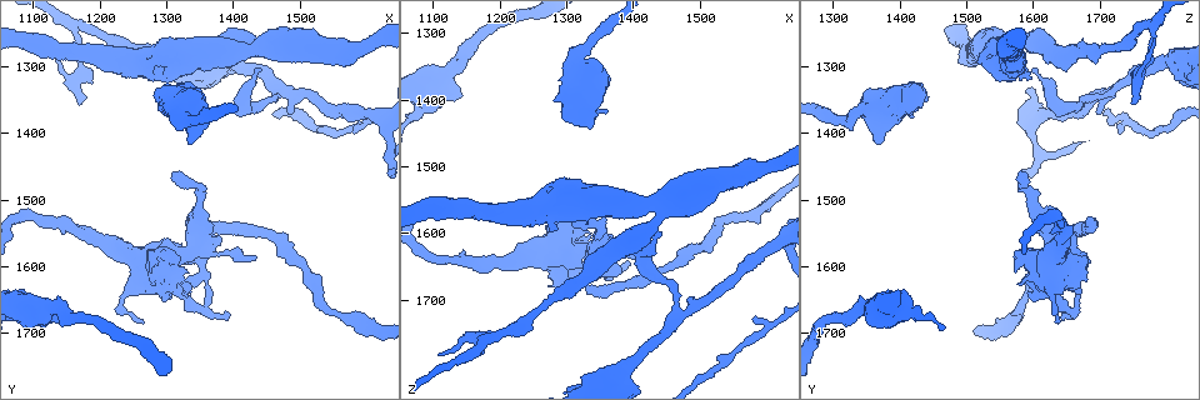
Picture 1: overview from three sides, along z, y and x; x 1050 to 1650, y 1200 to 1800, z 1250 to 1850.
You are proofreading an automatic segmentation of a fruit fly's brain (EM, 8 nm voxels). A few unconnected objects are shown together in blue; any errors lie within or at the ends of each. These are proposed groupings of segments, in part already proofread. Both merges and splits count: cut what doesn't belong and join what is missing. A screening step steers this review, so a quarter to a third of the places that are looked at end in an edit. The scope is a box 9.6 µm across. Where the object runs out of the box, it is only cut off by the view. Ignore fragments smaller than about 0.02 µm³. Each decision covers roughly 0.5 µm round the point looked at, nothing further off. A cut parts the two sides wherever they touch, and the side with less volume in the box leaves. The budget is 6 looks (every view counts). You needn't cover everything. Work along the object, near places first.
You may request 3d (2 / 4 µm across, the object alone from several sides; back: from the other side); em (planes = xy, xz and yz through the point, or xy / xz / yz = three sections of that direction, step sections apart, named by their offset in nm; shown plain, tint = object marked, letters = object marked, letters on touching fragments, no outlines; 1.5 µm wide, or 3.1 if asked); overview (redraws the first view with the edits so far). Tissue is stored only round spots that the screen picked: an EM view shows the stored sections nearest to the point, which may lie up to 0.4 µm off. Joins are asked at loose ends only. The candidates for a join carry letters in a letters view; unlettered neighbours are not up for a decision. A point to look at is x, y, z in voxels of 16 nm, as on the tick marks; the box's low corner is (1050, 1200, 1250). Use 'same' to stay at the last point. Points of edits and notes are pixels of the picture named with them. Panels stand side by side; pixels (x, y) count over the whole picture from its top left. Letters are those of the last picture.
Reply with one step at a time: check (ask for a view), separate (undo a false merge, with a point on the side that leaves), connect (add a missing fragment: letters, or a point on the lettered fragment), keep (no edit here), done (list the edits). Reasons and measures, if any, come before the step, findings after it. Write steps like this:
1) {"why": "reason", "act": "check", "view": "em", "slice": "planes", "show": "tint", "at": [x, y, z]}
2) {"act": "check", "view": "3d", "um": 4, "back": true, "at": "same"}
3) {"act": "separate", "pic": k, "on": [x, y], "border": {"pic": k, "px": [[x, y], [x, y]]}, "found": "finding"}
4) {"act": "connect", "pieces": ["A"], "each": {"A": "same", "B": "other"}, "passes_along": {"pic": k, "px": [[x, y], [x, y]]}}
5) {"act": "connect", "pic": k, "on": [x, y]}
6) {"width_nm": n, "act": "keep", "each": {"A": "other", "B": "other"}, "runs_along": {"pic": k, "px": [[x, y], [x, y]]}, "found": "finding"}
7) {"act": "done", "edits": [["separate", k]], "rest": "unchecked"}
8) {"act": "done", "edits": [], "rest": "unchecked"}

{"why": "free end", "act": "check", "view": "3d", "um": 4, "back": true, "at": [1305, 1470, 1575]}

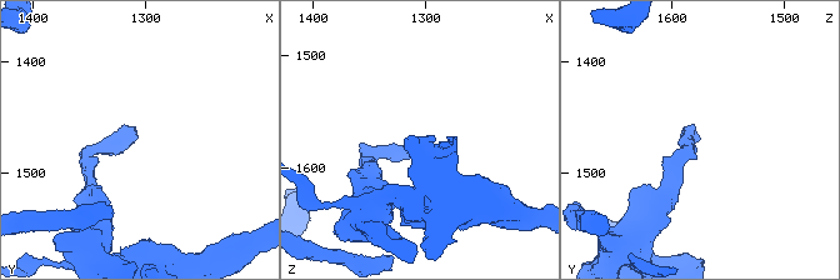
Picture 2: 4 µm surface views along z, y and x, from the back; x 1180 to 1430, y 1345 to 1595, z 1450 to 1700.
{"why": "need the tissue", "act": "check", "view": "em", "slice": "xy", "step": 8, "show": "letters", "at": [1310, 1472, 1574]}

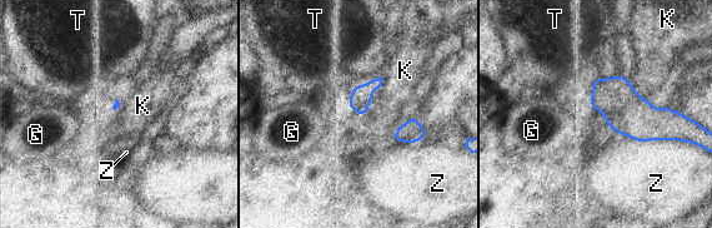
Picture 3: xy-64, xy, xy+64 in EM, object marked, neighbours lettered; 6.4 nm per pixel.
{"longest_contact_nm": ["Z", 340], "act": "keep", "each": {"G": "other", "K": "other", "T": "other", "Z": "other"}, "border": {"pic": 3, "px": [[382, 77], [364, 117]]}, "found": "none of them fits"}

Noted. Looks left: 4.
{"why": "branch stops here", "act": "check", "view": "3d", "um": 4, "back": true, "at": [1165, 1355, 1750]}

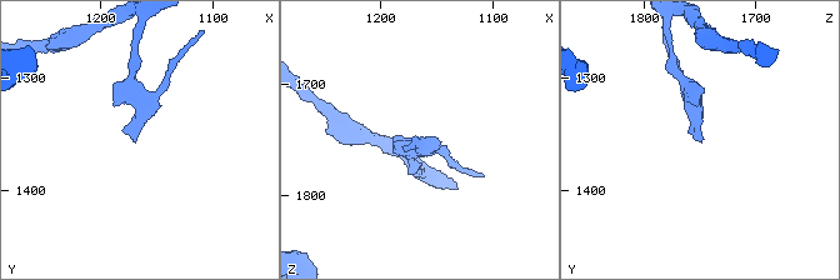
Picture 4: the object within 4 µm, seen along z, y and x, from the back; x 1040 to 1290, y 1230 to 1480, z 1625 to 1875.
{"why": "now the EM", "act": "check", "view": "em", "slice": "xy", "step": 4, "show": "letters", "at": [1170, 1358, 1750]}

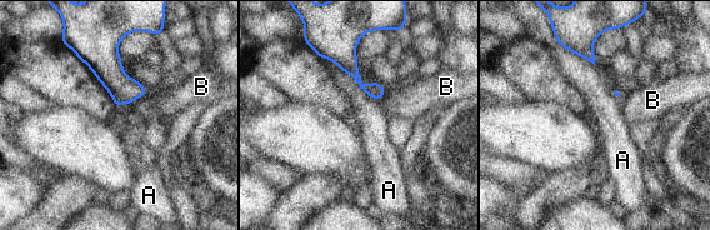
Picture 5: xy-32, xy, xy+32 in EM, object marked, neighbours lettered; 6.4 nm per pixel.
{"act": "keep", "each": {"A": "other", "B": "other"}, "border": {"pic": 5, "px": [[319, 55], [333, 60], [376, 99]]}, "found": "no lettered fragment goes on from it"}

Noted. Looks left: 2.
{"why": "an open end", "act": "check", "view": "3d", "um": 4, "back": true, "at": [1285, 1340, 1400]}

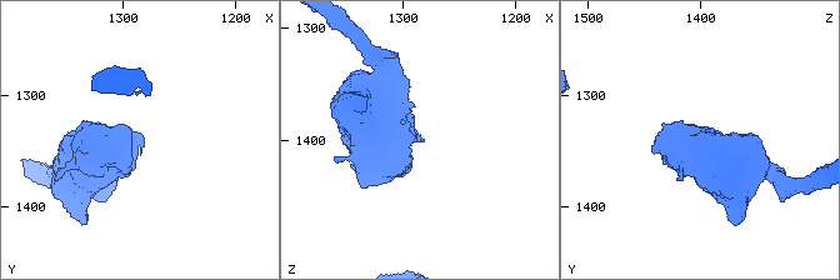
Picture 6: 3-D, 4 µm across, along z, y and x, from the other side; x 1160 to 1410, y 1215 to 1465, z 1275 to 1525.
{"why": "now the EM", "act": "check", "view": "em", "slice": "planes", "show": "letters", "at": [1282, 1338, 1402]}

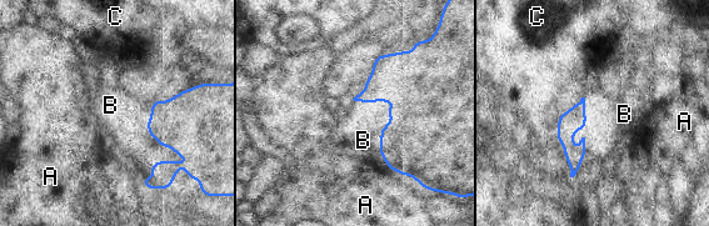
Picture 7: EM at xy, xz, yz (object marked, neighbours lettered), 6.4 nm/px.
{"longest_contact_nm": ["A", 200], "act": "connect", "pieces": ["B"], "each": {"A": "other", "B": "same", "C": "other"}, "passes_along": {"pic": 7, "px": [[419, 141], [380, 142], [363, 140]]}, "found": "it goes on there"}

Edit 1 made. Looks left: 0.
{"act": "done", "edits": [["connect", 7]], "rest": "unchecked"}

